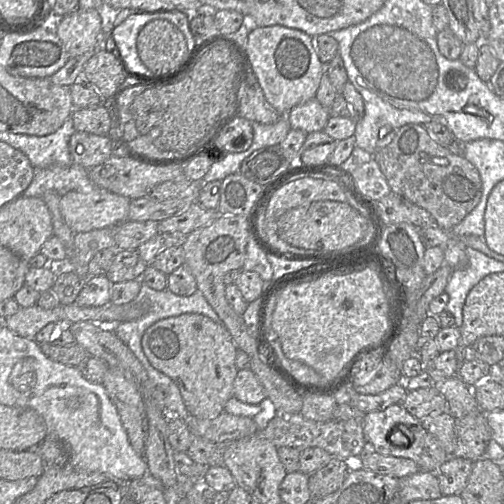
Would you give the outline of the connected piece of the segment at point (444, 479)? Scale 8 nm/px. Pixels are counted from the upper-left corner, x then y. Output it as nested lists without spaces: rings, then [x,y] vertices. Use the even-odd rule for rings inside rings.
[[[448,457],[435,471],[442,495],[460,494],[468,482],[474,461]]]

